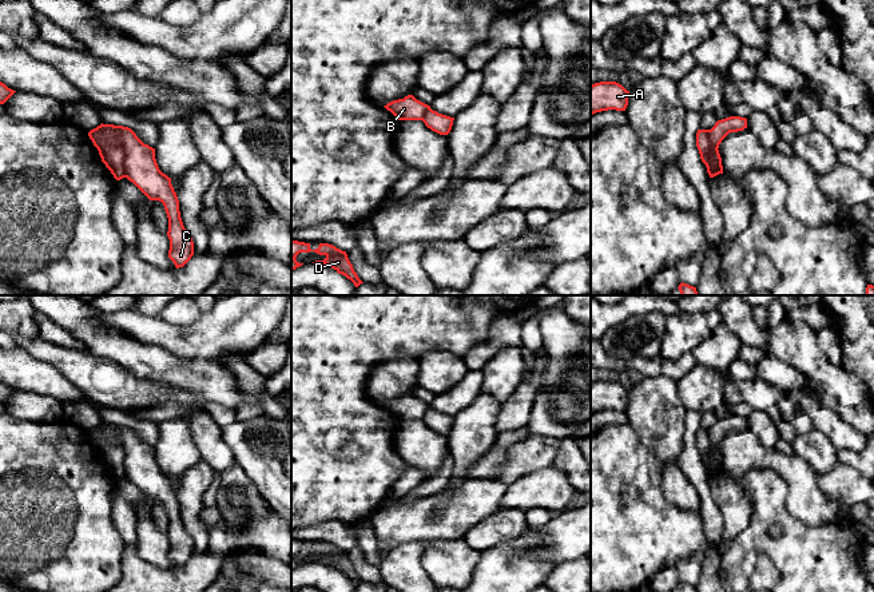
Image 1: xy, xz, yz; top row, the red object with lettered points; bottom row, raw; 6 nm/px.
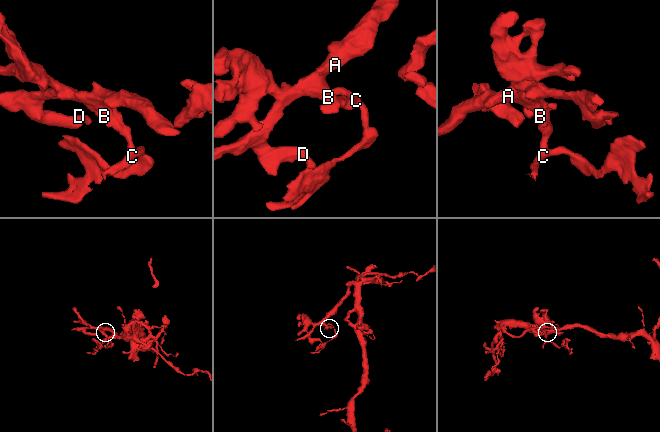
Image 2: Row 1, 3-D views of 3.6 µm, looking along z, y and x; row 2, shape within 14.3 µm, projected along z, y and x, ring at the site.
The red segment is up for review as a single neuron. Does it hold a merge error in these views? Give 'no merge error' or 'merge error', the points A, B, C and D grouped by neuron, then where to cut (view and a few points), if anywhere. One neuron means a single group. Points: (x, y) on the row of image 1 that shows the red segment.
merge error | A B D / C | xy (116, 126), (123, 147), (126, 177)

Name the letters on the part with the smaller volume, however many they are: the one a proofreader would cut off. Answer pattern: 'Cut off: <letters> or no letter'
Cut off: C

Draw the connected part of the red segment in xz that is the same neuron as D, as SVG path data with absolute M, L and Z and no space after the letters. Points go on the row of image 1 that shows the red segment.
M291 241L291 271L303 265L295 259L297 255L299 253L310 253L310 251L314 251L319 255L326 257L323 261L315 261L313 263L323 263L323 265L330 266L338 274L342 274L347 279L350 279L355 287L363 283L358 278L357 273L354 271L353 265L350 263L346 251L342 251L329 243L319 243L319 246L315 250L311 250L310 243Z

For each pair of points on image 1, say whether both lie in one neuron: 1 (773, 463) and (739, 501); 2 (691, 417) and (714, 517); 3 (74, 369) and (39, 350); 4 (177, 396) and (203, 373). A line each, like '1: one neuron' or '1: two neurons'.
1: two neurons
2: one neuron
3: one neuron
4: two neurons

